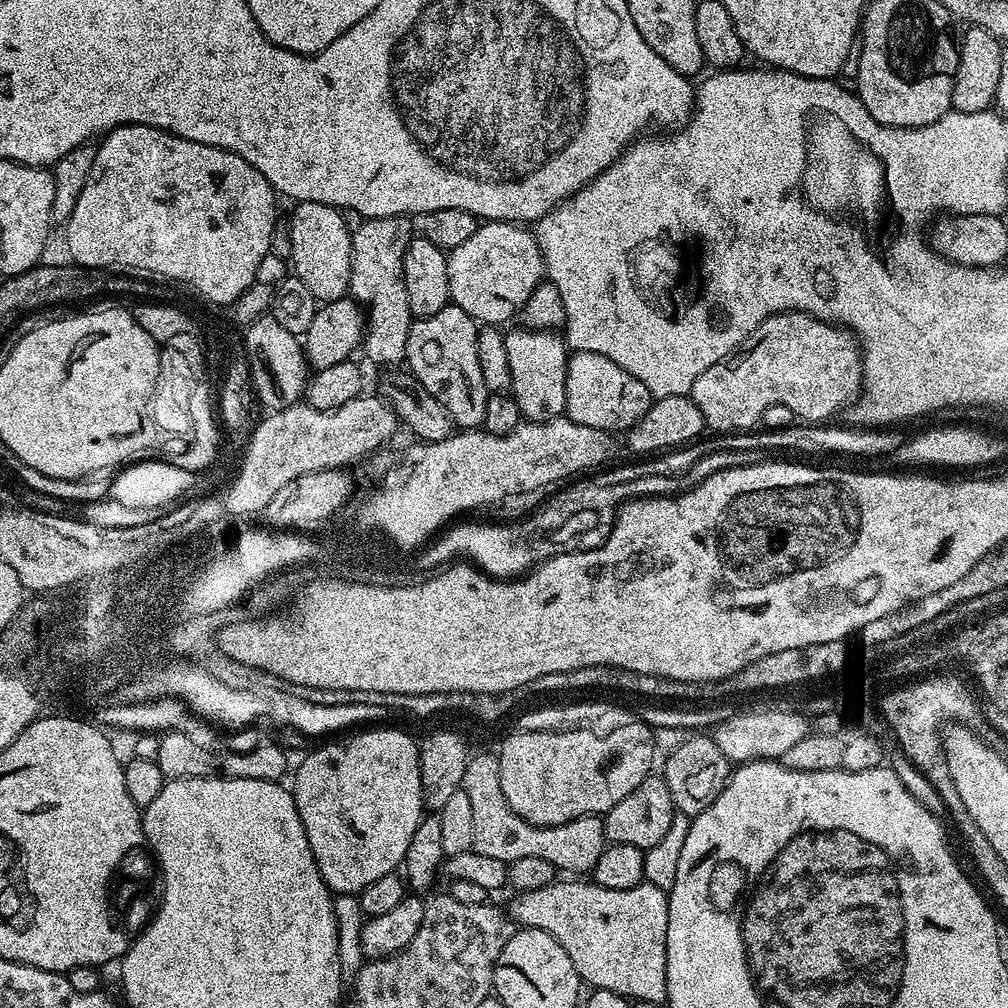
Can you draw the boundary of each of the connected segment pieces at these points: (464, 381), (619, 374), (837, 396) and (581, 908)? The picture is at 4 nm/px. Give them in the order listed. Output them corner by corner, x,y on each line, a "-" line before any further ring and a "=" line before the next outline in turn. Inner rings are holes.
450,302
442,310
438,310
438,314
413,319
410,338
406,342
407,371
415,376
421,386
430,390
430,394
434,394
438,402
442,402
453,425
460,430
476,430
483,425
486,402
490,395
487,386
482,382
482,366
476,349
477,335
477,321
470,314
466,314
466,310
=
573,351
569,355
566,361
564,389
564,412
568,419
609,434
627,433
628,429
639,422
642,414
646,414
654,399
650,390
646,390
646,386
638,382
638,378
624,372
622,366
610,362
610,358
593,352
=
780,312
766,318
735,353
736,364
721,362
710,366
710,370
702,370
702,374
694,378
690,393
694,406
698,406
705,425
713,428
711,431
716,434
755,429
766,408
779,404
788,406
794,416
804,422
831,421
828,419
842,404
847,405
862,386
862,354
851,339
840,340
840,335
839,327
825,324
804,312
=
560,878
550,886
542,886
542,890
521,892
515,898
511,919
520,928
537,928
554,937
562,950
570,954
570,962
574,962
574,970
578,970
585,985
592,984
588,986
610,990
633,1001
649,1000
657,1005
667,997
668,892
665,889
645,882
630,890
610,890
584,878

